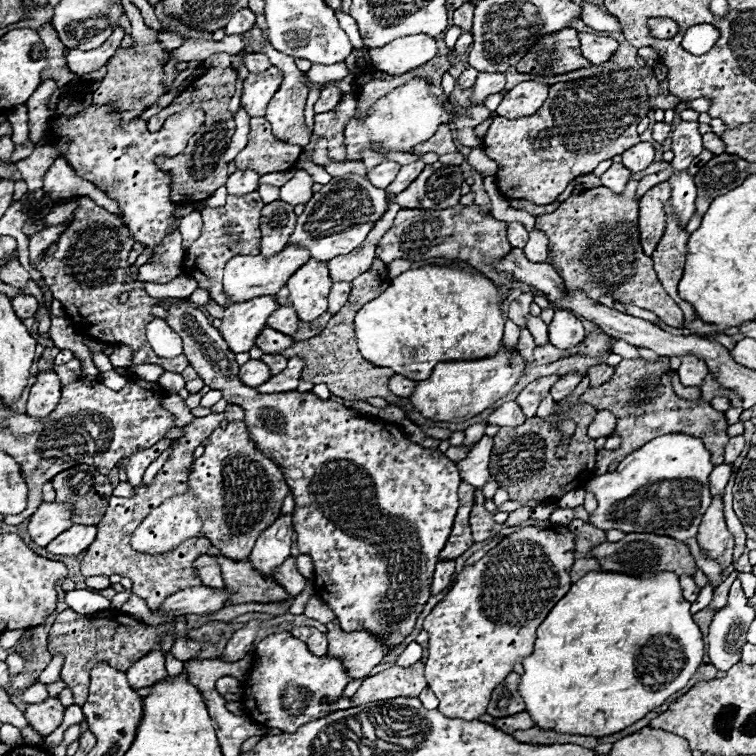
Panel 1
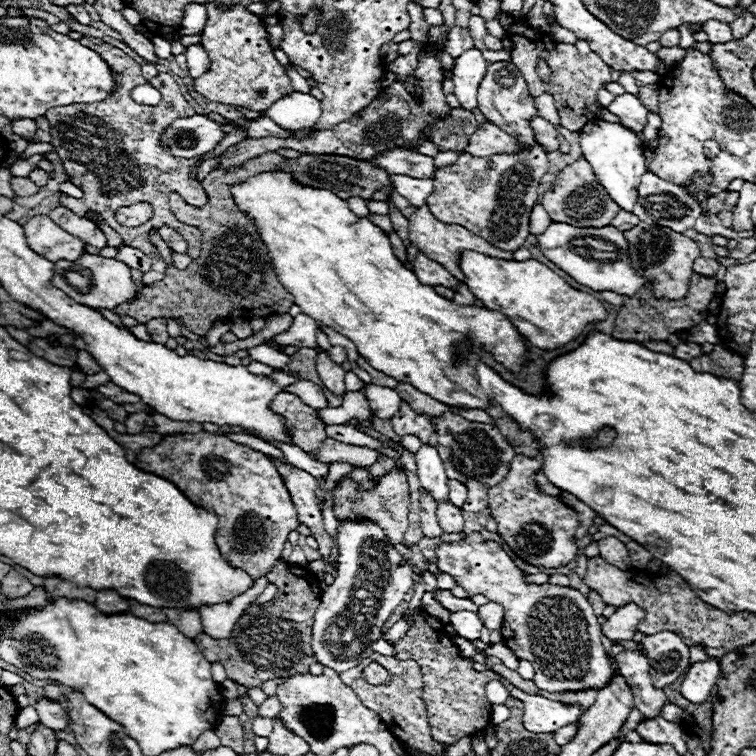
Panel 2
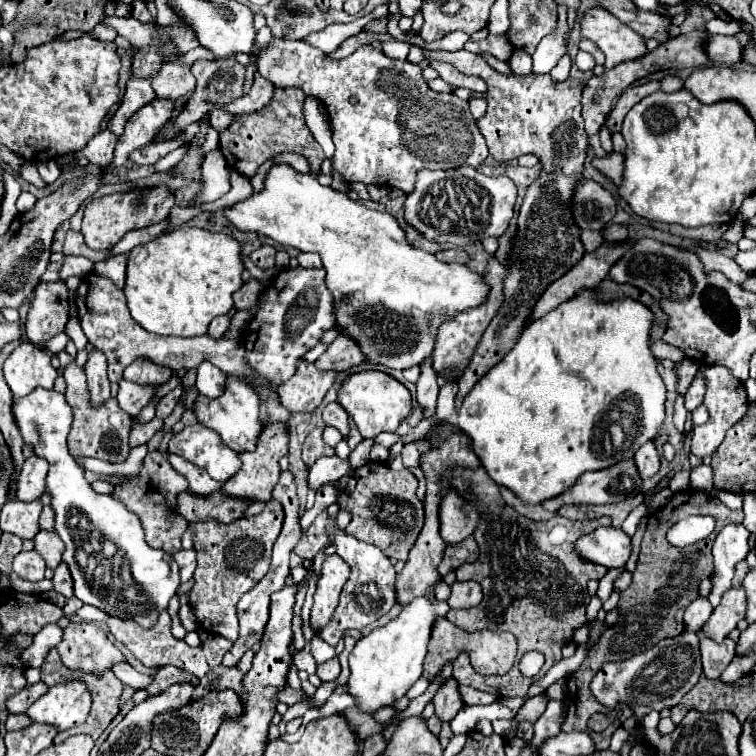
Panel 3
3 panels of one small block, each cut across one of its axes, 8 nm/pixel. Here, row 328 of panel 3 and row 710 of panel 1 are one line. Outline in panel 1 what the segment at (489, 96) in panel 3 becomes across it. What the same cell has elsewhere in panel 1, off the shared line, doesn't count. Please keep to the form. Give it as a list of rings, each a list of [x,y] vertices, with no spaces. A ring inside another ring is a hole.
[[[512,672],[506,676],[506,680],[502,680],[490,698],[490,704],[486,708],[486,712],[494,718],[506,718],[506,716],[514,716],[518,712],[524,712],[524,702],[522,696],[518,692],[518,680],[520,674]]]

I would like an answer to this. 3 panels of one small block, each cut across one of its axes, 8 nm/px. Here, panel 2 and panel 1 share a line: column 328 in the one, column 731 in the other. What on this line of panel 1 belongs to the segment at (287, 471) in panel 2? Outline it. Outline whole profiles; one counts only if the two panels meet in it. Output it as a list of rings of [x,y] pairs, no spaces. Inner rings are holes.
[[[714,498],[706,510],[702,524],[698,528],[698,544],[710,560],[716,560],[724,572],[732,570],[732,548],[734,538],[726,528],[722,498]]]

